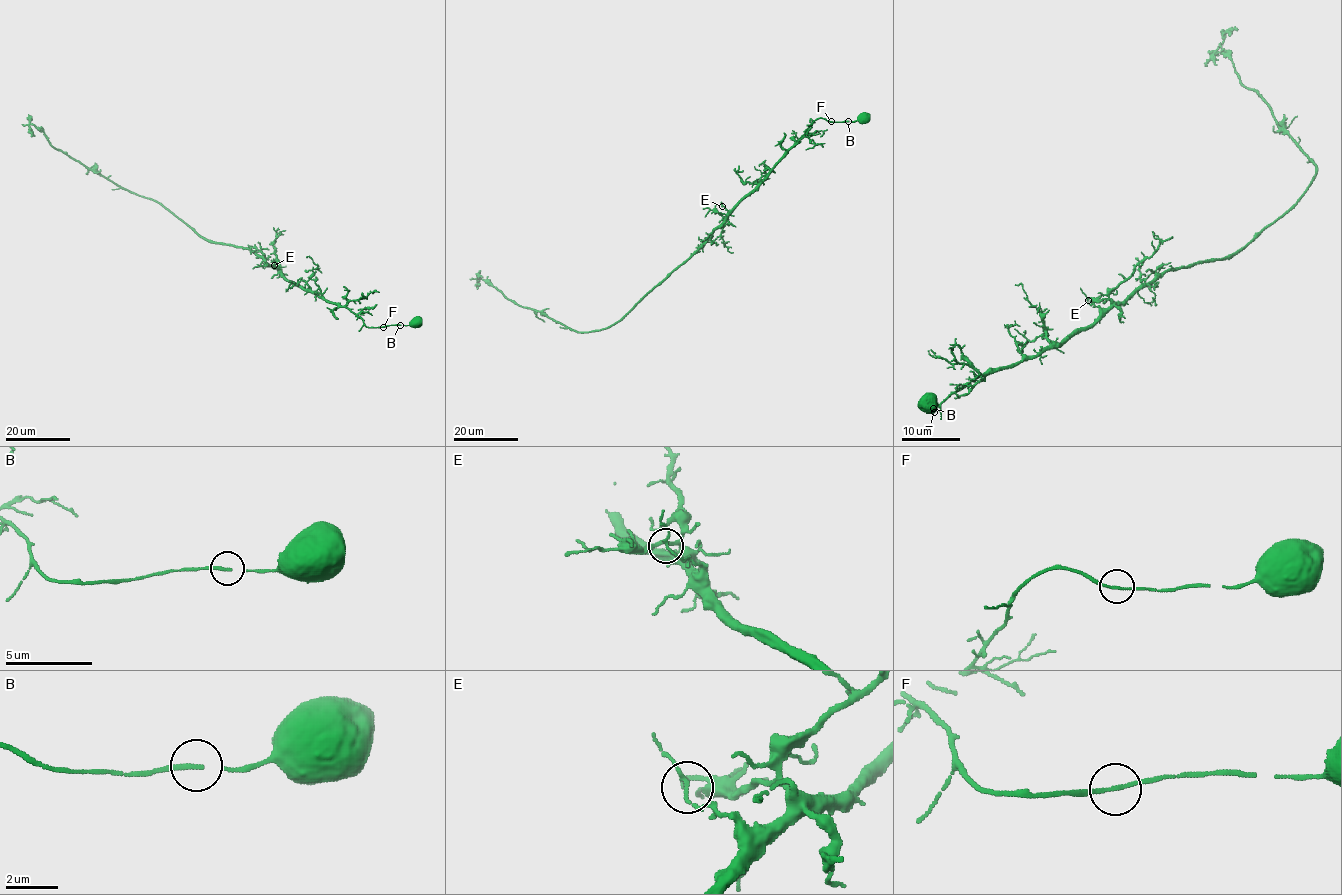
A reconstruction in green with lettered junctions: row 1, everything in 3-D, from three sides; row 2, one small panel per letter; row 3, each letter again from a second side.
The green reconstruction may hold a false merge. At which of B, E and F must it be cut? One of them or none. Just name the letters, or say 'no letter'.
no letter

